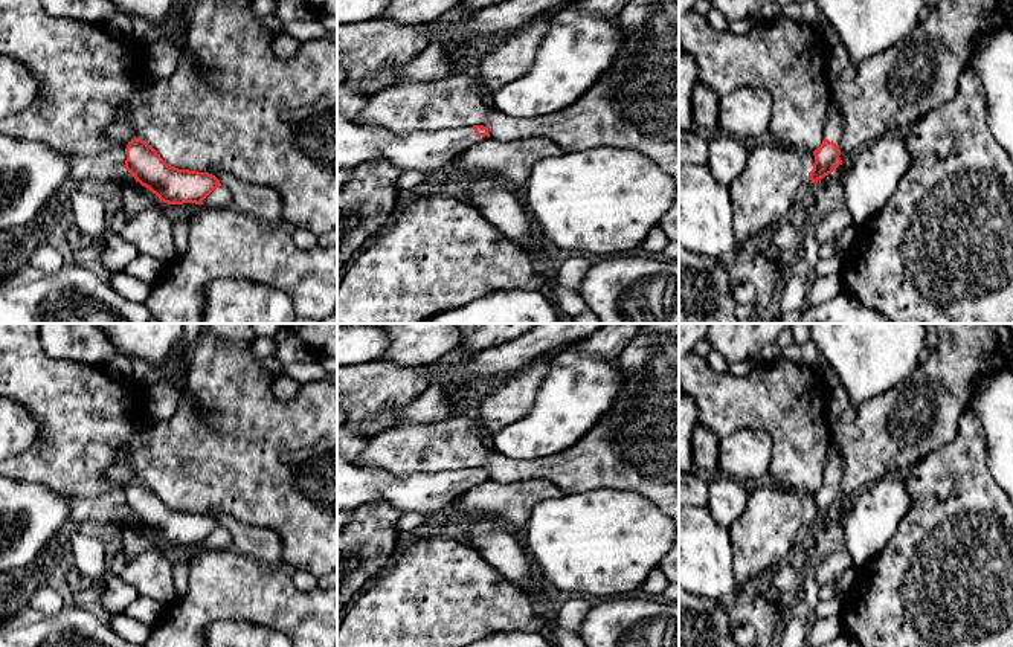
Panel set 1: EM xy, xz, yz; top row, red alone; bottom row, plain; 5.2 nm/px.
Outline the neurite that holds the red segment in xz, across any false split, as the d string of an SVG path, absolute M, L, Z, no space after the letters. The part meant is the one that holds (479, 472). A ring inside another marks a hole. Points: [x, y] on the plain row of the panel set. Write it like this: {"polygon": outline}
{"polygon": "M337 450L337 534L362 504L384 501L401 513L432 516L452 510L462 494L488 479L484 467L400 476L359 467Z"}

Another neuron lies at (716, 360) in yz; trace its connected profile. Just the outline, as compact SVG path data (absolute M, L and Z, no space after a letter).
M711 349L706 356L706 362L716 372L726 374L729 372L729 363L726 359L716 349Z

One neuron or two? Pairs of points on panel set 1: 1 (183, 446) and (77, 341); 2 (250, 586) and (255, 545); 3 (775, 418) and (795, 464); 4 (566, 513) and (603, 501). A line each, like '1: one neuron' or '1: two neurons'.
1: two neurons
2: two neurons
3: one neuron
4: one neuron

